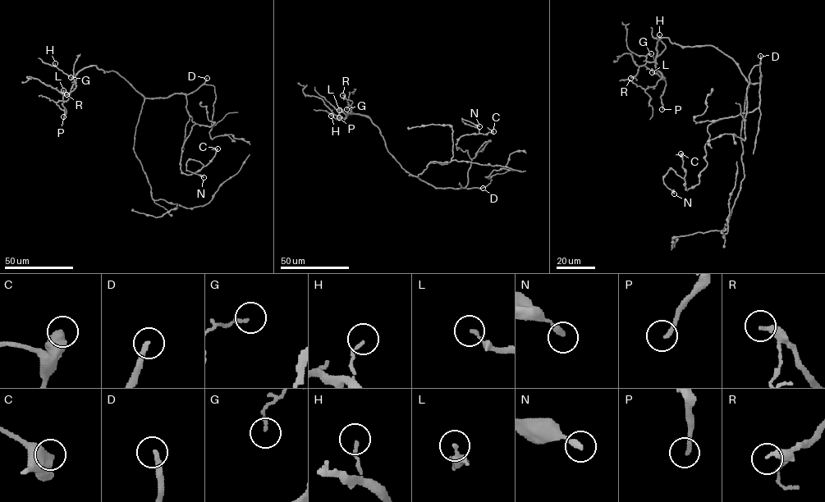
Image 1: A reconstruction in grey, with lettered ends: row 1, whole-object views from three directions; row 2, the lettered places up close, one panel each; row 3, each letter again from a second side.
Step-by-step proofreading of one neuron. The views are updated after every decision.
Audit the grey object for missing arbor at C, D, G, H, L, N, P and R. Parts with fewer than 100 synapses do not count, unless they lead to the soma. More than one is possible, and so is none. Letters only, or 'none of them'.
D

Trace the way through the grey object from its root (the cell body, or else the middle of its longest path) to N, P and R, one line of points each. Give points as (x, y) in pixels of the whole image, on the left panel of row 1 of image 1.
N: (145, 98), (185, 95), (195, 123), (181, 169), (192, 174), (199, 161), (186, 169), (203, 177)
P: (145, 98), (115, 71), (105, 71), (90, 66), (75, 75), (71, 92), (63, 96), (66, 111), (63, 116)
R: (145, 98), (119, 74), (105, 71), (95, 66), (81, 69), (75, 76), (75, 88), (66, 94)

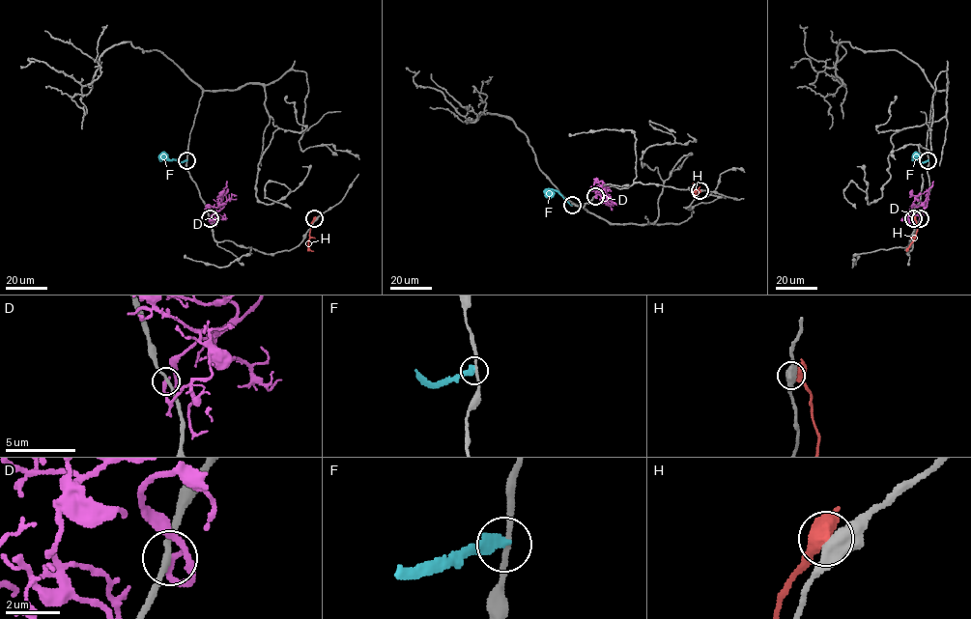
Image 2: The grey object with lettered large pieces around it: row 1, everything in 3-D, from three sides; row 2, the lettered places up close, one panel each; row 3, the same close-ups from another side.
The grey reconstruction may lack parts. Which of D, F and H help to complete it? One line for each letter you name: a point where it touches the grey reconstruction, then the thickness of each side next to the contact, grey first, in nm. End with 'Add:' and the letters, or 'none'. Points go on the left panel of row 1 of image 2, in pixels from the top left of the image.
Add: none

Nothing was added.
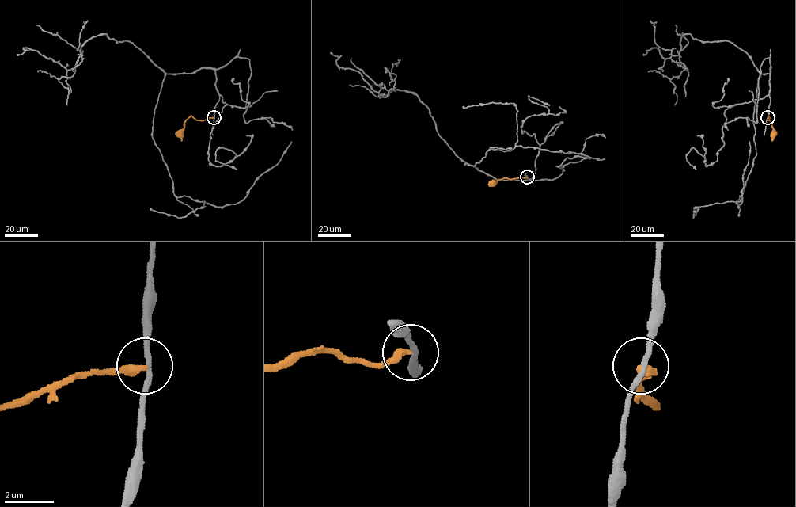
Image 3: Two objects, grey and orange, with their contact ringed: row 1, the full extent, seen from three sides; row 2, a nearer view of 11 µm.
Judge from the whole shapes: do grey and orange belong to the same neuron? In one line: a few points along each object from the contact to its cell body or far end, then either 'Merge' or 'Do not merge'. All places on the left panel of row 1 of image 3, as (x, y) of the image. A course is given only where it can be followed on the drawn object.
Course of grey: (214, 117), (219, 95), (213, 69), (165, 74), (152, 137), (177, 197), (217, 207), (238, 203), (292, 142). Course of orange: (214, 117), (199, 120), (190, 116), (180, 134). Do not merge

